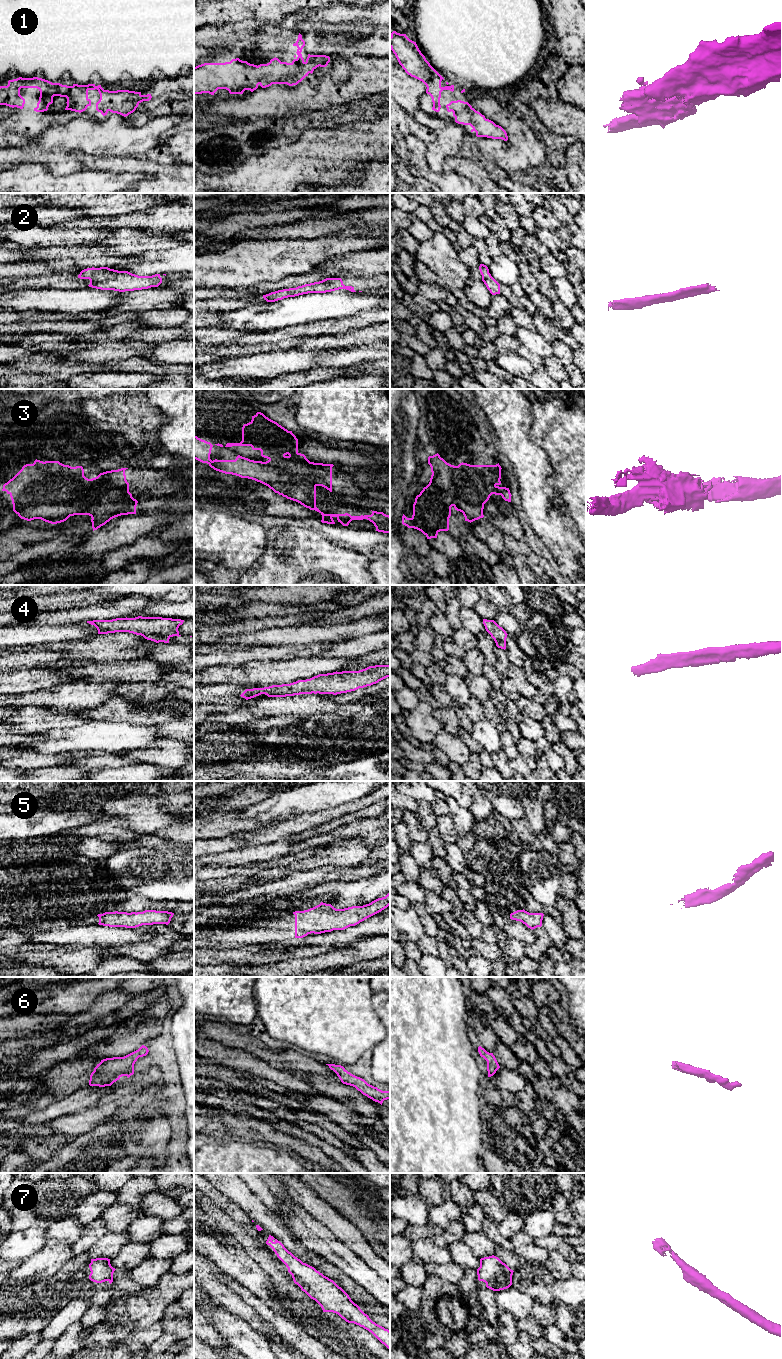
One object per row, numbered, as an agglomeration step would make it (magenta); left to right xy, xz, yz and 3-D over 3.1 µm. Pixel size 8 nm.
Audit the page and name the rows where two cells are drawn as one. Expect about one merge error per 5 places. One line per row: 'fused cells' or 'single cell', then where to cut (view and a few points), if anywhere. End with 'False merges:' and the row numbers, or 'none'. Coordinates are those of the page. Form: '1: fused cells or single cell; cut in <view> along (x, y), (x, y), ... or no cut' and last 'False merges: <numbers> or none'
1: single cell; no cut
2: single cell; no cut
3: single cell; no cut
4: single cell; no cut
5: single cell; no cut
6: single cell; no cut
7: single cell; no cut
False merges: none

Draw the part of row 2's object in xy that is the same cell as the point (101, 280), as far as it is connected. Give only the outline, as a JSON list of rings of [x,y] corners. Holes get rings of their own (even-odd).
[[[108,267],[84,269],[80,272],[78,278],[89,279],[89,287],[119,292],[158,287],[162,283],[160,274],[138,276],[128,271],[118,271]]]

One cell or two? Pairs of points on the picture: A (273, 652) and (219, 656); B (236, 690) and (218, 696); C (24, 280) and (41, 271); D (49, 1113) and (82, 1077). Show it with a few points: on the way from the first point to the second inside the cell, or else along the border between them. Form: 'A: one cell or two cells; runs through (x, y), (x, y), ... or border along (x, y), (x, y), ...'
A: one cell; runs through (260, 653), (232, 656)
B: one cell; runs through (232, 690), (224, 690), (222, 692)
C: one cell; runs through (28, 277), (37, 274)
D: two cells; border along (86, 1087), (79, 1088), (66, 1096), (53, 1100)

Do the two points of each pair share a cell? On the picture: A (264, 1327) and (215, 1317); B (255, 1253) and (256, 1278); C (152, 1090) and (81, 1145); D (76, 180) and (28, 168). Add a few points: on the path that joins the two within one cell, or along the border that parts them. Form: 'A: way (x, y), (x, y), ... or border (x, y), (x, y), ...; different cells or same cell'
A: border (243, 1320), (248, 1324); different cells
B: border (240, 1243), (246, 1253), (259, 1264); different cells
C: border (145, 1093), (149, 1101), (156, 1105), (146, 1118); different cells
D: way (64, 182), (42, 182), (40, 180); same cell

